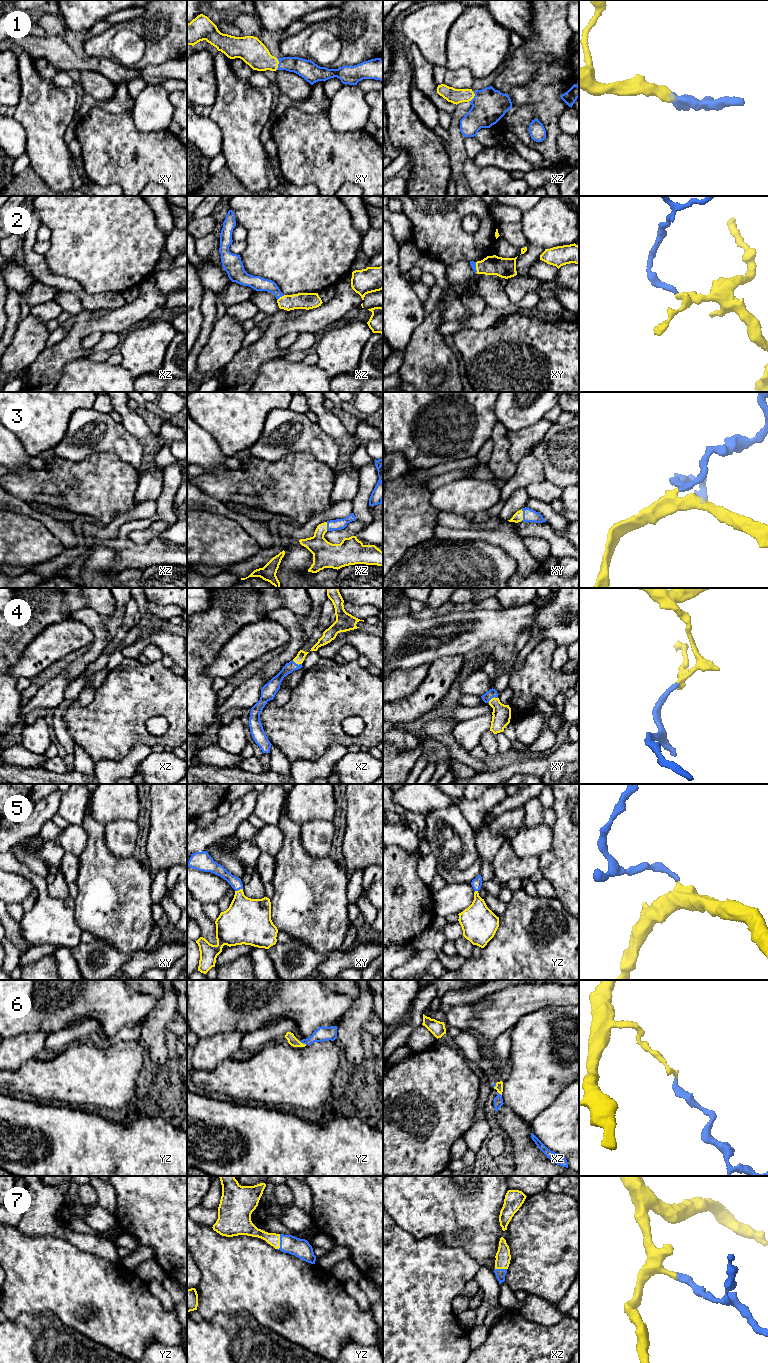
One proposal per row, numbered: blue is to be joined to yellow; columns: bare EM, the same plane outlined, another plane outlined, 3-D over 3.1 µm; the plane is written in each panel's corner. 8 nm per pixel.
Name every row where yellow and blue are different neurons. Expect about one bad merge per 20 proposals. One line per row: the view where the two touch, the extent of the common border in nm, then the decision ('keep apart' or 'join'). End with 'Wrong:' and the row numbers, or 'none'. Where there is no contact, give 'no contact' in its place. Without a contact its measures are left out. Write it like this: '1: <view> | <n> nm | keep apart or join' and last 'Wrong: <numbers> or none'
1: xy | 100 nm | join
2: xz | 80 nm | join
3: xy | 100 nm | join
4: xy | 90 nm | join
5: xy | 70 nm | join
6: yz | 70 nm | join
7: yz | 130 nm | join
Wrong: none

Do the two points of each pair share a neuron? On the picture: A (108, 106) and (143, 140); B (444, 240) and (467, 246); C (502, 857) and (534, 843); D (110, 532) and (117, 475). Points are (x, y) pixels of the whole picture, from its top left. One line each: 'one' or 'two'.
A: two
B: one
C: two
D: two

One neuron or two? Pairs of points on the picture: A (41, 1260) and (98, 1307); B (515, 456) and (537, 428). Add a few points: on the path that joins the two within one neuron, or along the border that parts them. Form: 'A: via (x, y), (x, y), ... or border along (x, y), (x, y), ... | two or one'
A: via (55, 1274), (77, 1286), (84, 1293) | one
B: via (518, 449), (531, 435) | one

